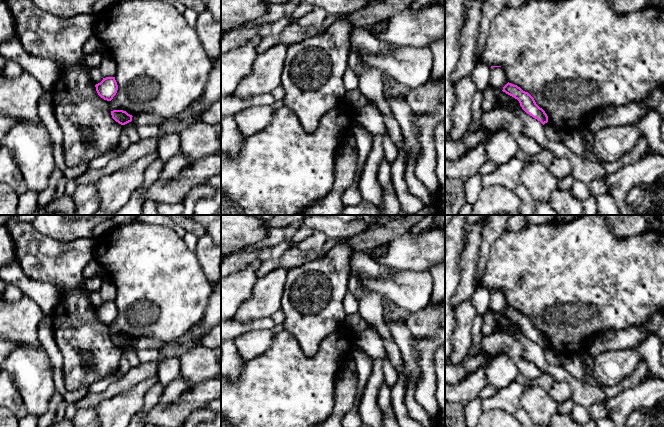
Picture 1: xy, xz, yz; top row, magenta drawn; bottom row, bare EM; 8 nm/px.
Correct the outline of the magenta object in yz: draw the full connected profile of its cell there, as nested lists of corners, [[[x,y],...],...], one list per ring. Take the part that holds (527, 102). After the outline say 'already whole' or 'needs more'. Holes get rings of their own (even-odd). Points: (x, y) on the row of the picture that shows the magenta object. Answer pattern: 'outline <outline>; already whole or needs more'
outline [[[509,82],[503,87],[502,91],[517,99],[522,109],[543,125],[548,122],[547,114],[536,104],[534,98],[528,92]]]; already whole

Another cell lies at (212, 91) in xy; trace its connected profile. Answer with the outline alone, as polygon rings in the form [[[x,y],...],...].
[[[221,52],[213,61],[213,68],[204,87],[203,95],[196,104],[197,116],[194,121],[200,120],[208,108],[221,98]]]

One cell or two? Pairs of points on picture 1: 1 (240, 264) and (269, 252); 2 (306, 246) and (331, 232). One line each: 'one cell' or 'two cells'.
1: one cell
2: two cells

